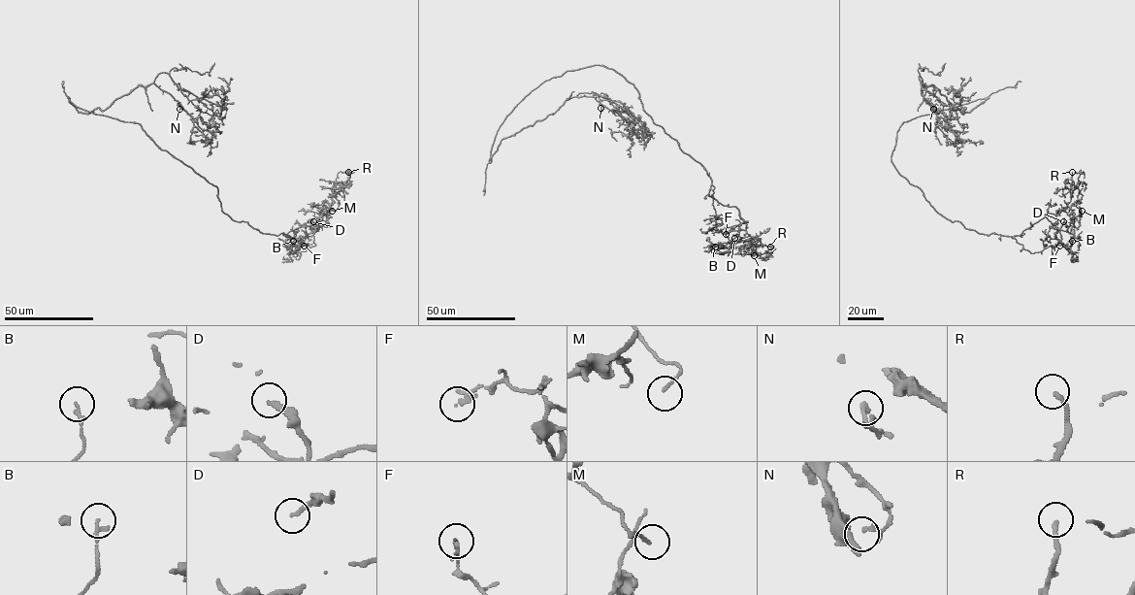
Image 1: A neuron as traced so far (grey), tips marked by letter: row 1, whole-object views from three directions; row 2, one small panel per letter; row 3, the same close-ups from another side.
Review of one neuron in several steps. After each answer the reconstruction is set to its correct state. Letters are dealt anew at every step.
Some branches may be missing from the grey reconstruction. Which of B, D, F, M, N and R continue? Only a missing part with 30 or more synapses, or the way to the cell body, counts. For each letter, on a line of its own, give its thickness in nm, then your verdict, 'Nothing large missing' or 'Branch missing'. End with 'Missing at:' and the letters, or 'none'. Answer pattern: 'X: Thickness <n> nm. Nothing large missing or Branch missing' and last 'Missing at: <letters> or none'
B: Thickness 160 nm. Nothing large missing
D: Thickness 180 nm. Nothing large missing
F: Thickness 160 nm. Nothing large missing
M: Thickness 130 nm. Nothing large missing
N: Thickness 120 nm. Nothing large missing
R: Thickness 190 nm. Branch missing
Missing at: R

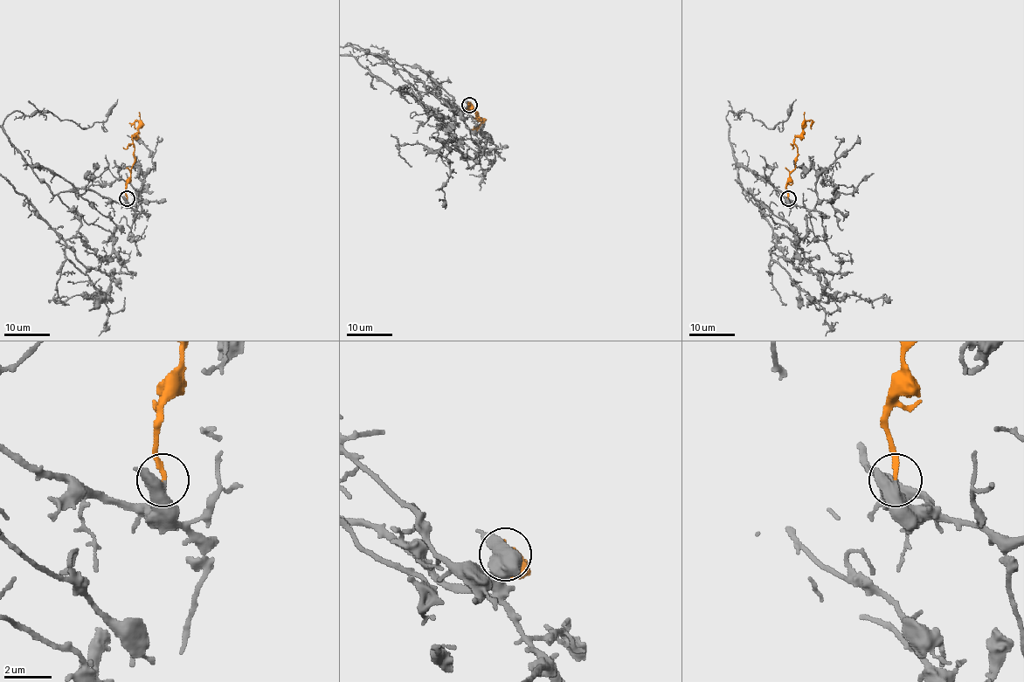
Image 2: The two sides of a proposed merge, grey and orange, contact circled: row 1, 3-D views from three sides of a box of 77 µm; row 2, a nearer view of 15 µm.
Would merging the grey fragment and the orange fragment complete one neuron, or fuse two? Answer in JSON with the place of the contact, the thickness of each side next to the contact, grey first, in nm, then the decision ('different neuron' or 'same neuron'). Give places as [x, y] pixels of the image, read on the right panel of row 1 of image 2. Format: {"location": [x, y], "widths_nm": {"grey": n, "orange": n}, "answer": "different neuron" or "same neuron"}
{"location": [788, 198], "widths_nm": {"grey": 440, "orange": 170}, "answer": "same neuron"}

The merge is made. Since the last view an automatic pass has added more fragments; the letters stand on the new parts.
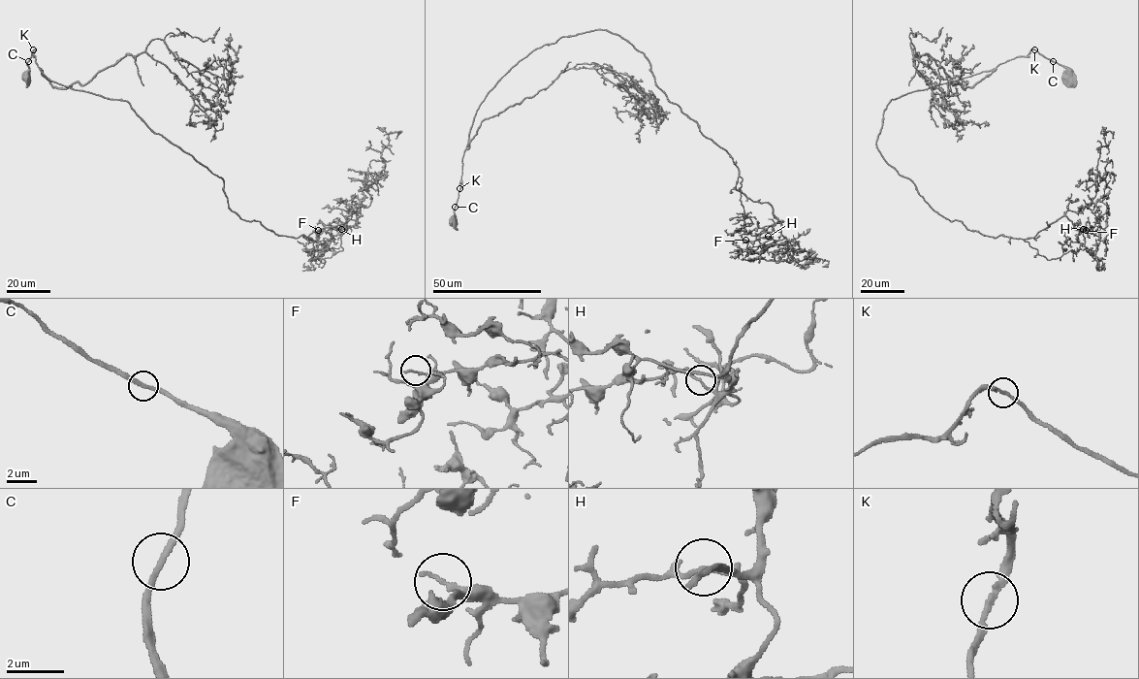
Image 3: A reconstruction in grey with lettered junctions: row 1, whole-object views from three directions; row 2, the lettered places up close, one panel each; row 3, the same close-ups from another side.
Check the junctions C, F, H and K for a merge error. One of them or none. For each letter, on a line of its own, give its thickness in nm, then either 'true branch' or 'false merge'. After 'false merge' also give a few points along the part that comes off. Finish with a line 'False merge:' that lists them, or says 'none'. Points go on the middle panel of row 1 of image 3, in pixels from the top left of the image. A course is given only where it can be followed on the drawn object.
C: calibre 220 nm; true branch
F: calibre 190 nm; true branch
H: calibre 140 nm; true branch
K: calibre 180 nm; true branch
False merge: none

